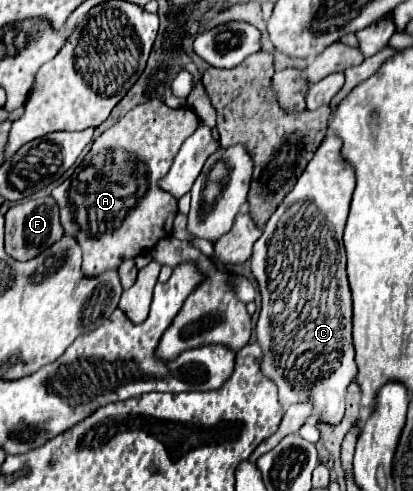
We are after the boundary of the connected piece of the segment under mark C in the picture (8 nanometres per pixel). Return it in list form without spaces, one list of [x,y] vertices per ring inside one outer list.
[[[327,135],[321,145],[317,147],[313,159],[307,163],[303,175],[297,179],[295,187],[289,191],[289,195],[283,199],[283,203],[277,207],[277,211],[271,215],[271,219],[267,221],[265,229],[263,229],[263,235],[255,241],[255,247],[253,247],[253,255],[251,255],[251,271],[257,279],[257,285],[259,285],[259,291],[261,291],[261,313],[259,313],[259,319],[257,319],[257,343],[261,345],[263,349],[263,365],[261,365],[261,371],[263,375],[267,375],[277,387],[279,387],[279,403],[283,405],[283,409],[287,409],[289,405],[293,403],[299,403],[299,401],[307,401],[307,399],[313,399],[315,403],[315,411],[317,415],[321,417],[323,423],[327,425],[339,425],[341,419],[343,419],[343,413],[345,413],[345,395],[347,395],[347,387],[351,381],[355,381],[357,377],[357,365],[355,365],[355,359],[353,359],[353,327],[351,327],[351,319],[353,319],[353,311],[351,311],[351,287],[349,287],[349,279],[347,279],[347,257],[345,257],[345,247],[343,247],[343,227],[345,227],[345,221],[347,221],[347,213],[349,213],[349,203],[351,203],[351,195],[353,195],[353,189],[355,189],[355,173],[353,169],[341,159],[341,141],[339,137],[333,137],[333,135]]]

